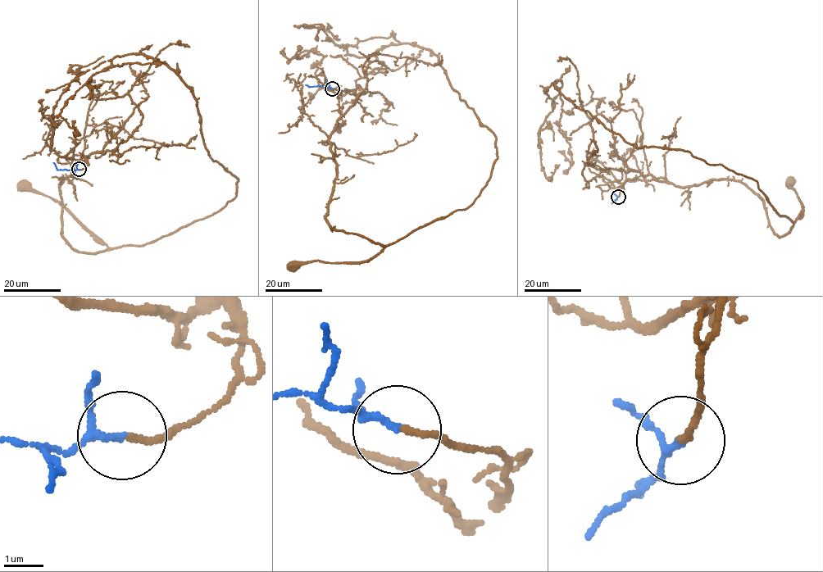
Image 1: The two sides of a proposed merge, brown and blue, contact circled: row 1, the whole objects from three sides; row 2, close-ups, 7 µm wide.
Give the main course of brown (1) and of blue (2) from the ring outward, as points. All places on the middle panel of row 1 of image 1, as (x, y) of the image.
1: (332, 88), (339, 90), (340, 119), (329, 138), (337, 179), (326, 222), (384, 248), (358, 262), (294, 265)
2: (332, 88), (306, 84)

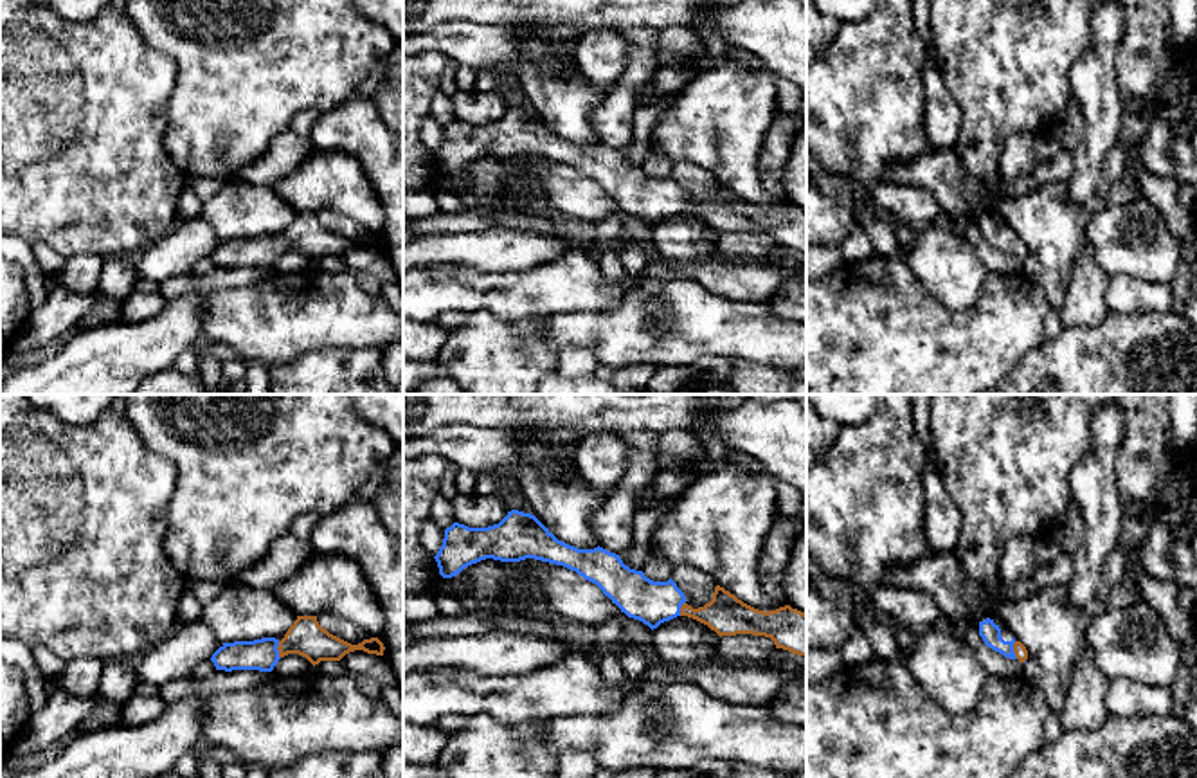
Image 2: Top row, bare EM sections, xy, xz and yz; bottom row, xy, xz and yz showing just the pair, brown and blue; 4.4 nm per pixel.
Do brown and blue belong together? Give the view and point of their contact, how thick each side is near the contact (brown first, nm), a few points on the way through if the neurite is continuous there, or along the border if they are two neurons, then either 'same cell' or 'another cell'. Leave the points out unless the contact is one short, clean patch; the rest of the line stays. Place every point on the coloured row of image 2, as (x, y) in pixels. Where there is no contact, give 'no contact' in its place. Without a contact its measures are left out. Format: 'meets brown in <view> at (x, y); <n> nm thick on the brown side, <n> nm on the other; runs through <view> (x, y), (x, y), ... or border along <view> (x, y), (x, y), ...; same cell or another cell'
meets brown in yz at (1014, 651); 60 nm thick on the brown side, 90 nm on the other; runs through yz (1019, 649), (1014, 651), (1003, 647), (990, 633); same cell

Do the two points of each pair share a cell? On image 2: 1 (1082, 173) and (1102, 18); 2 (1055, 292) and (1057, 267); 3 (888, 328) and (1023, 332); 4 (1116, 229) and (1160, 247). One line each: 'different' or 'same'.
1: same
2: same
3: same
4: same

